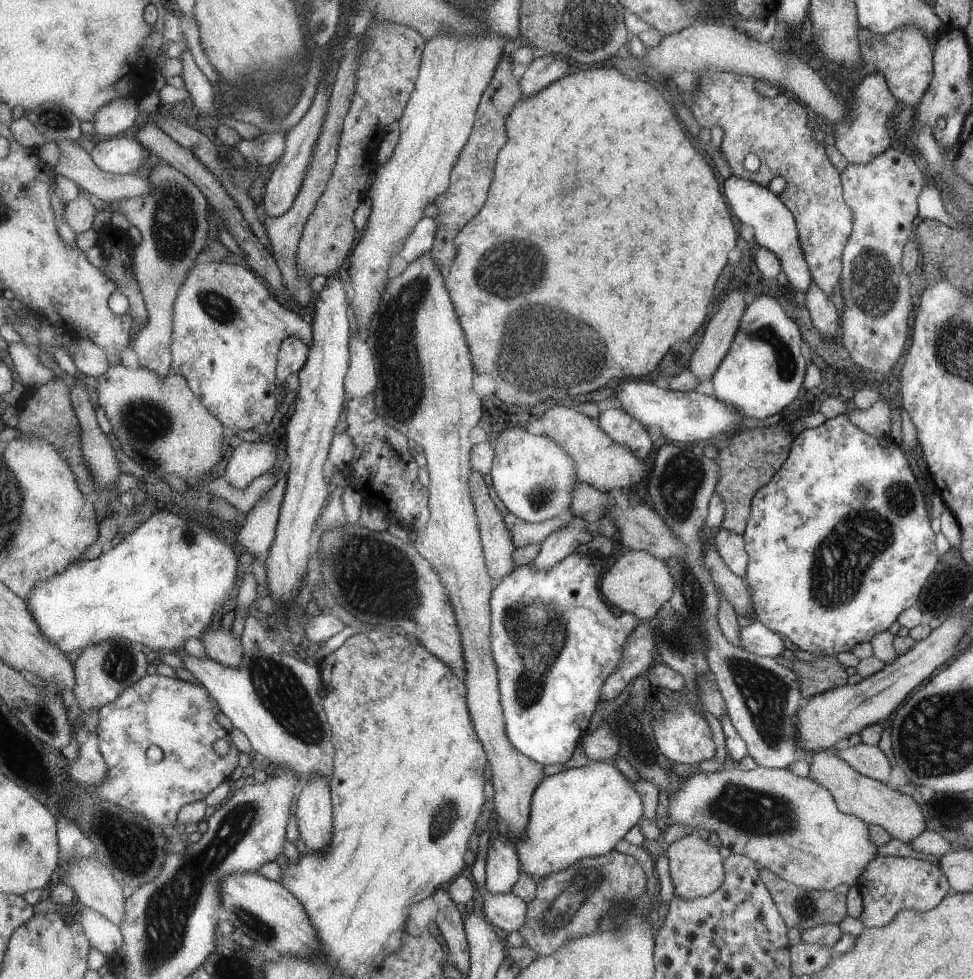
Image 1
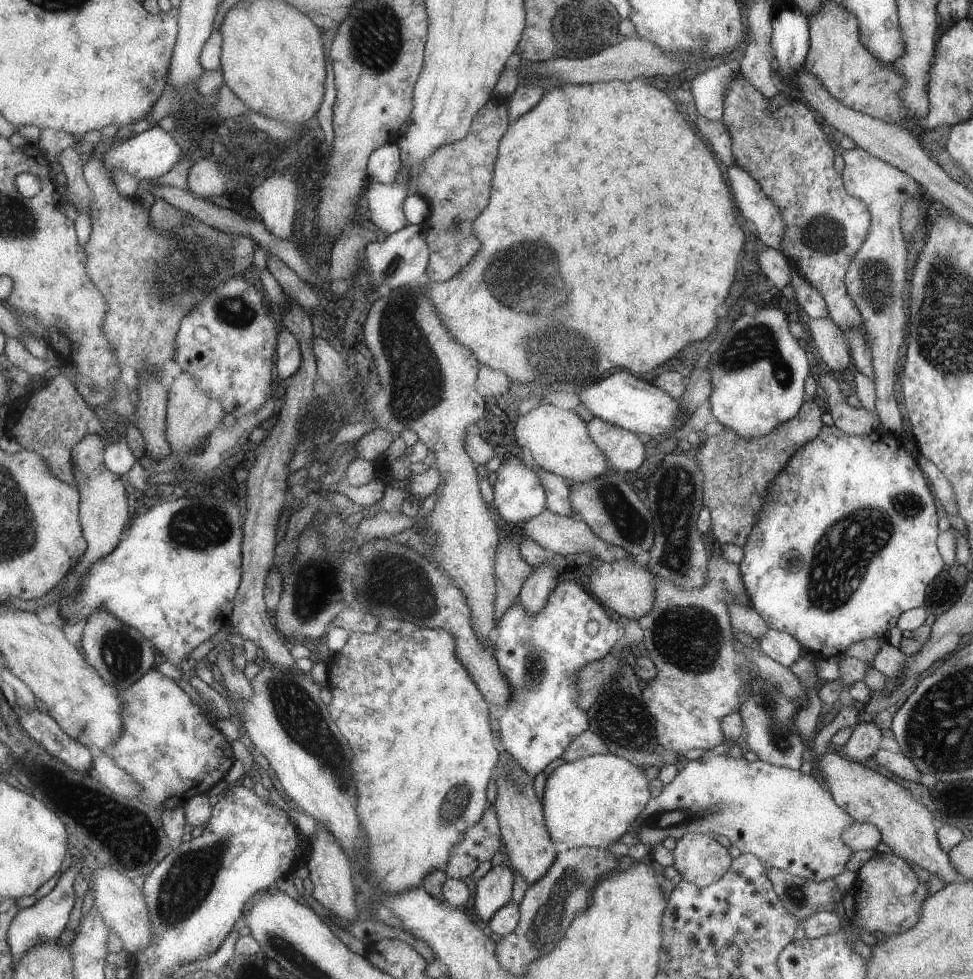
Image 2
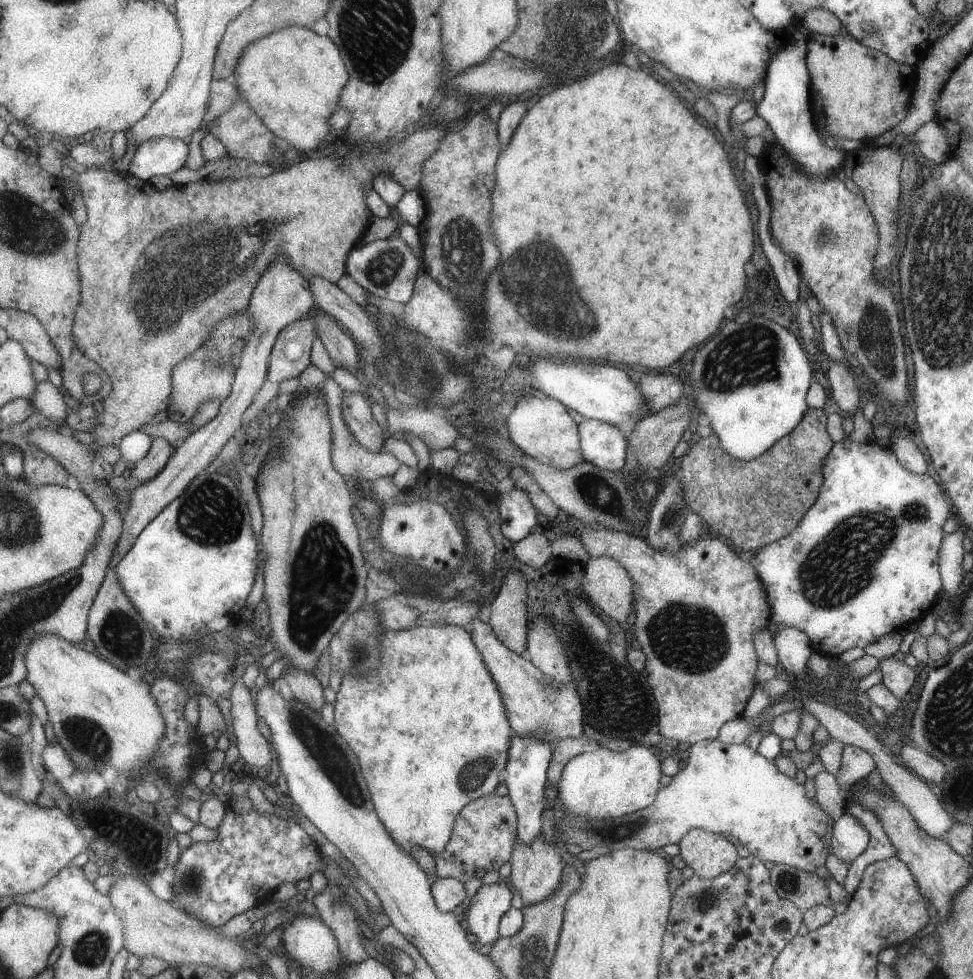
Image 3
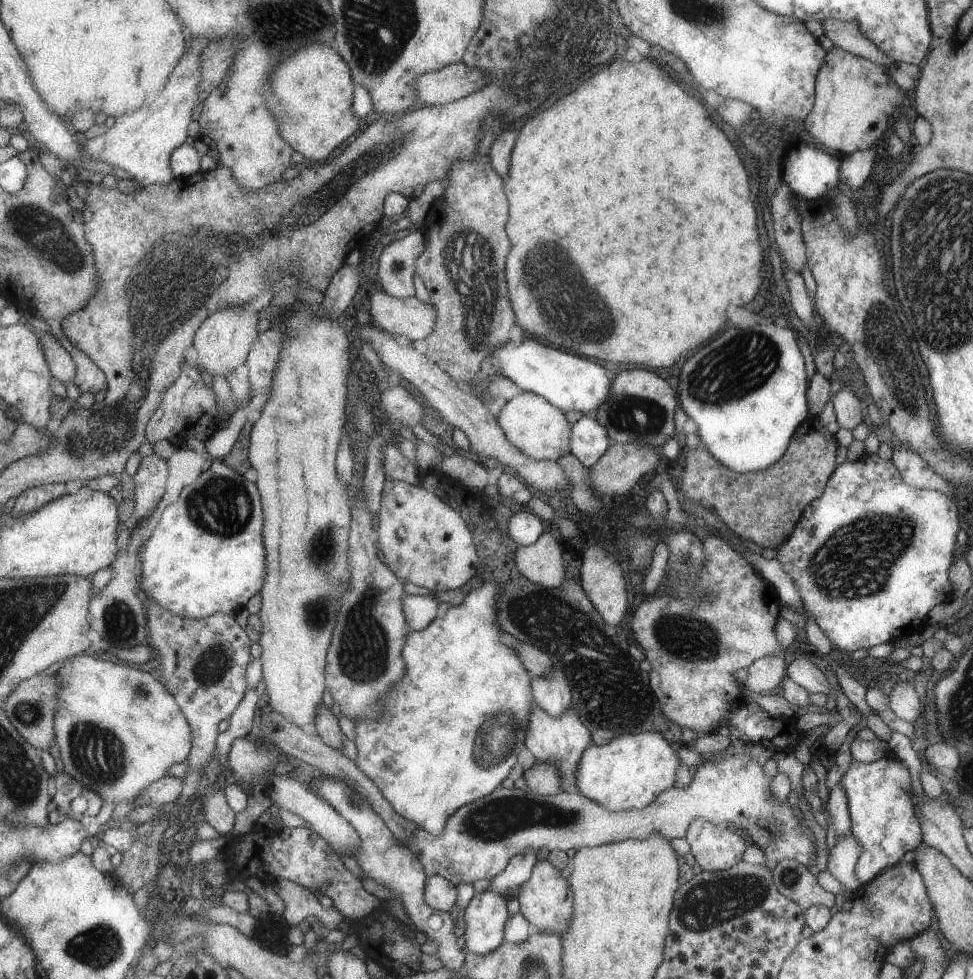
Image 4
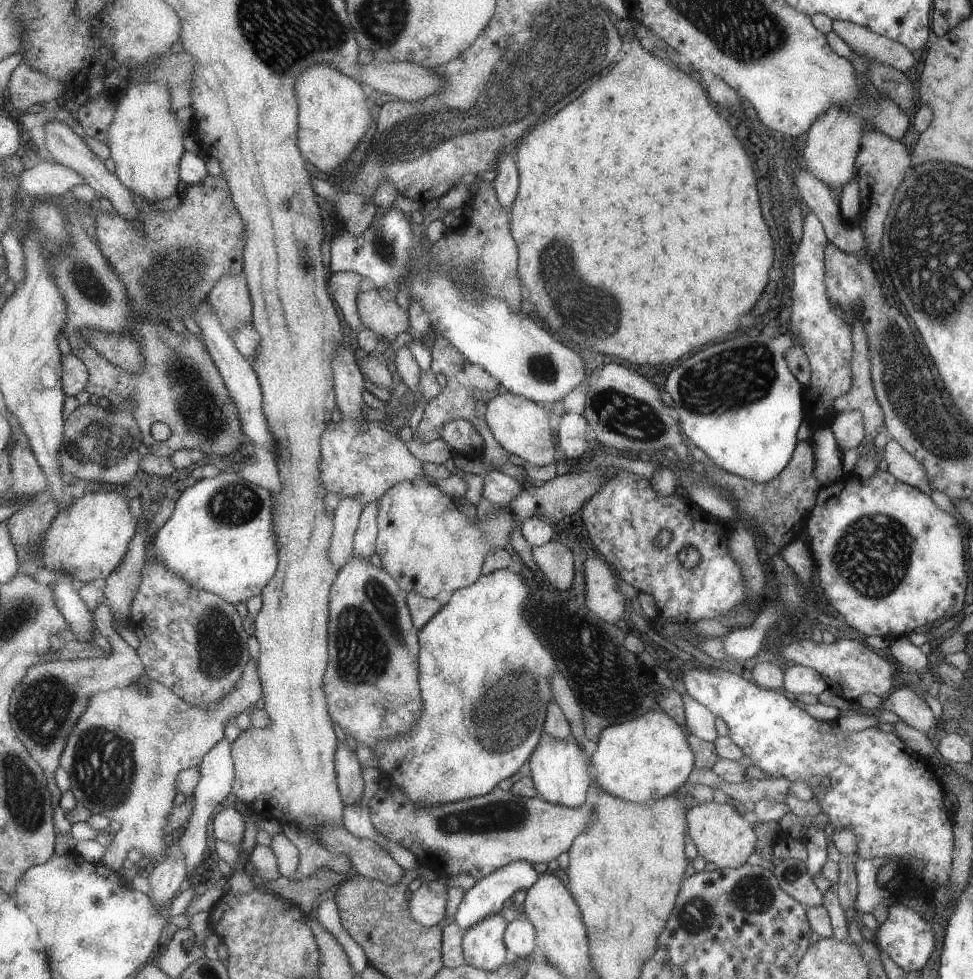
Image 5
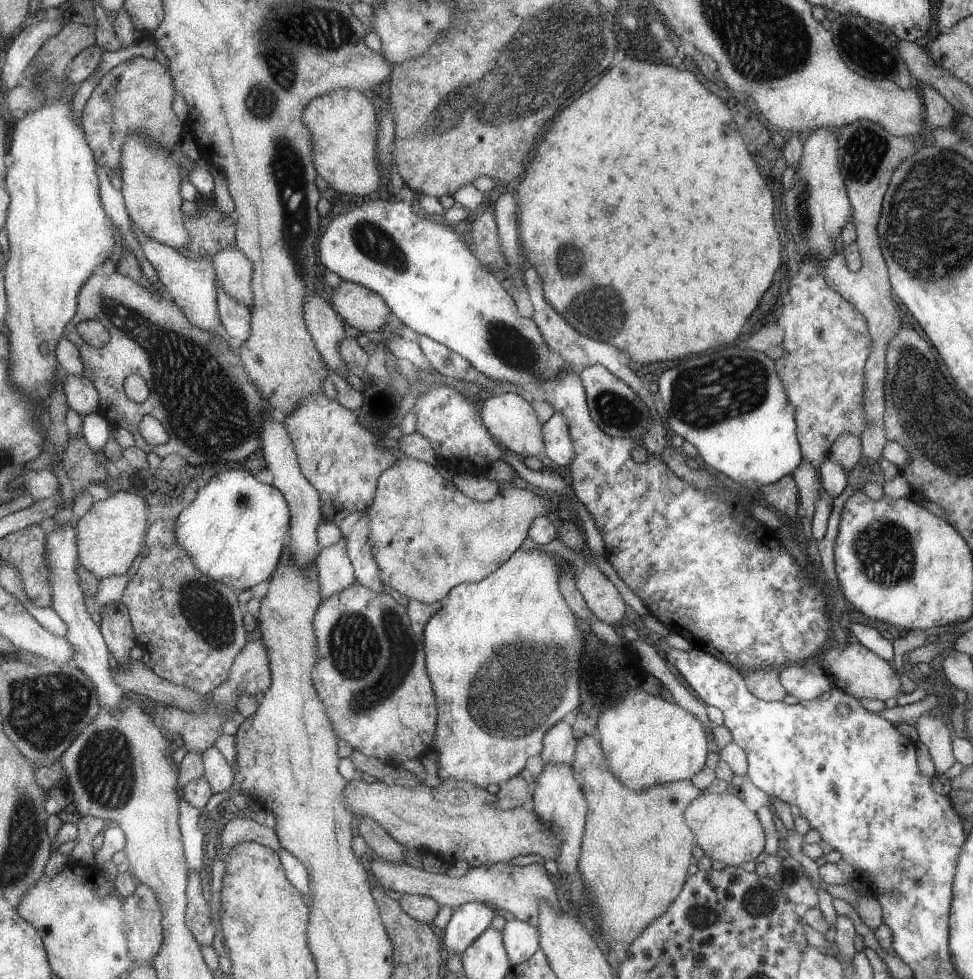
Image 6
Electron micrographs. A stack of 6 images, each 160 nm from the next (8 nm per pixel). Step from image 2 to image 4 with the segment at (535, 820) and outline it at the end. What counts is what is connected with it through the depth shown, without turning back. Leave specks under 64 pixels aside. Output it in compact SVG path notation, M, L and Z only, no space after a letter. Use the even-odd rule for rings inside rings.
M547 859L535 861L530 877L518 888L518 902L518 912L527 919L534 930L549 931L559 936L569 931L570 920L573 918L571 904L574 904L574 900L571 900L571 889L567 888L567 882Z

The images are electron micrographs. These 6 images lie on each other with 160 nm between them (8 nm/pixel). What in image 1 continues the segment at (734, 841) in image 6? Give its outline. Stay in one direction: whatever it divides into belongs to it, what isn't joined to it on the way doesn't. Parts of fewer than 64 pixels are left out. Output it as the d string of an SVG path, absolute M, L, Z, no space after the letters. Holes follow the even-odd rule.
M696 834L687 835L665 846L668 871L673 887L673 895L684 901L711 894L722 886L725 880L724 866L718 848L709 846Z

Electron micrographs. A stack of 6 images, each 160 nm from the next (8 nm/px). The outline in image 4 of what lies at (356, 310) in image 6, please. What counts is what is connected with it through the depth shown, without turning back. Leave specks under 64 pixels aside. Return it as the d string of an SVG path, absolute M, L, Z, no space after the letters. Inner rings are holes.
M376 291L368 299L370 322L394 337L403 334L411 341L421 340L434 330L437 313L415 295L398 299Z

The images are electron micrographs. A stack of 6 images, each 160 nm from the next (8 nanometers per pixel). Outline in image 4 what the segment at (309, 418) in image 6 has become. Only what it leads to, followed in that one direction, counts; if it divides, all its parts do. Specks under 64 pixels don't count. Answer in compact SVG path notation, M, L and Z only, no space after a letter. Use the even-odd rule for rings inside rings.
M386 443L382 449L382 465L384 476L391 480L400 480L412 485L418 485L425 474L413 466L401 456L395 445Z

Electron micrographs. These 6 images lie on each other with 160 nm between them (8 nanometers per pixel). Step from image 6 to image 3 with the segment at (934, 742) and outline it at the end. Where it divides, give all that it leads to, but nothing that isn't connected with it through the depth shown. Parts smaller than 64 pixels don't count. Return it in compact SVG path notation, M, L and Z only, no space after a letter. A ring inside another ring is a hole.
M885 657L878 661L878 669L882 674L882 683L885 688L890 690L897 700L900 700L911 688L916 678L911 667L894 657Z

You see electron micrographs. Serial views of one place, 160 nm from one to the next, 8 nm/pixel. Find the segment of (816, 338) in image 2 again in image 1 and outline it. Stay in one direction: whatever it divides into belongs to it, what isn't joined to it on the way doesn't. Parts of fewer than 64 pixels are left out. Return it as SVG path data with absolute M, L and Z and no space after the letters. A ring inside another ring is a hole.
M811 281L806 293L799 299L806 306L814 328L831 340L837 340L840 317L833 302L822 289Z

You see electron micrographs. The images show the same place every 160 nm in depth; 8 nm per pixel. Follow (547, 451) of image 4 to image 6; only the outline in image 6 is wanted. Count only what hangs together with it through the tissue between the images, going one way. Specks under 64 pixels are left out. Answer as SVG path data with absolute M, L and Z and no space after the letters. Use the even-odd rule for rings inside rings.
M516 393L491 395L483 401L481 412L483 414L483 425L487 428L487 432L491 432L491 436L495 436L495 439L507 451L523 456L525 459L539 454L545 447L545 440L541 440L542 427L535 418L533 408L523 398L519 398Z

